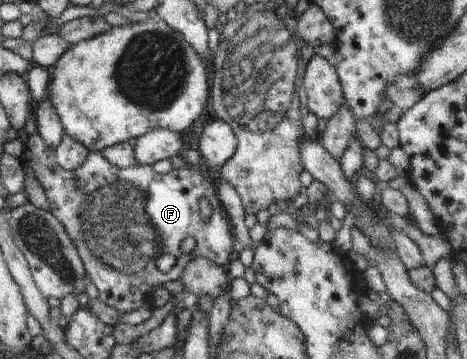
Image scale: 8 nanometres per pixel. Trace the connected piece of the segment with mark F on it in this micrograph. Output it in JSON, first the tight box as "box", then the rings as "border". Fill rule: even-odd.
{"box":[19,135,235,315],"border":[[[38,135],[28,136],[19,159],[24,169],[32,169],[36,181],[44,189],[49,211],[64,225],[71,237],[90,281],[99,291],[99,298],[120,315],[134,311],[146,302],[152,305],[153,285],[178,280],[191,259],[202,256],[220,267],[227,267],[235,257],[232,249],[233,229],[227,213],[212,185],[193,167],[187,165],[165,174],[156,173],[151,165],[138,163],[127,168],[117,168],[108,163],[100,152],[90,151],[86,161],[78,169],[65,170],[57,162],[55,149],[48,147]],[[202,197],[206,197],[210,205],[216,207],[216,233],[210,233],[214,231],[214,227],[210,229],[209,219],[200,218],[199,205]],[[188,236],[194,237],[196,245],[191,252],[185,253],[182,252],[180,243]]]}

